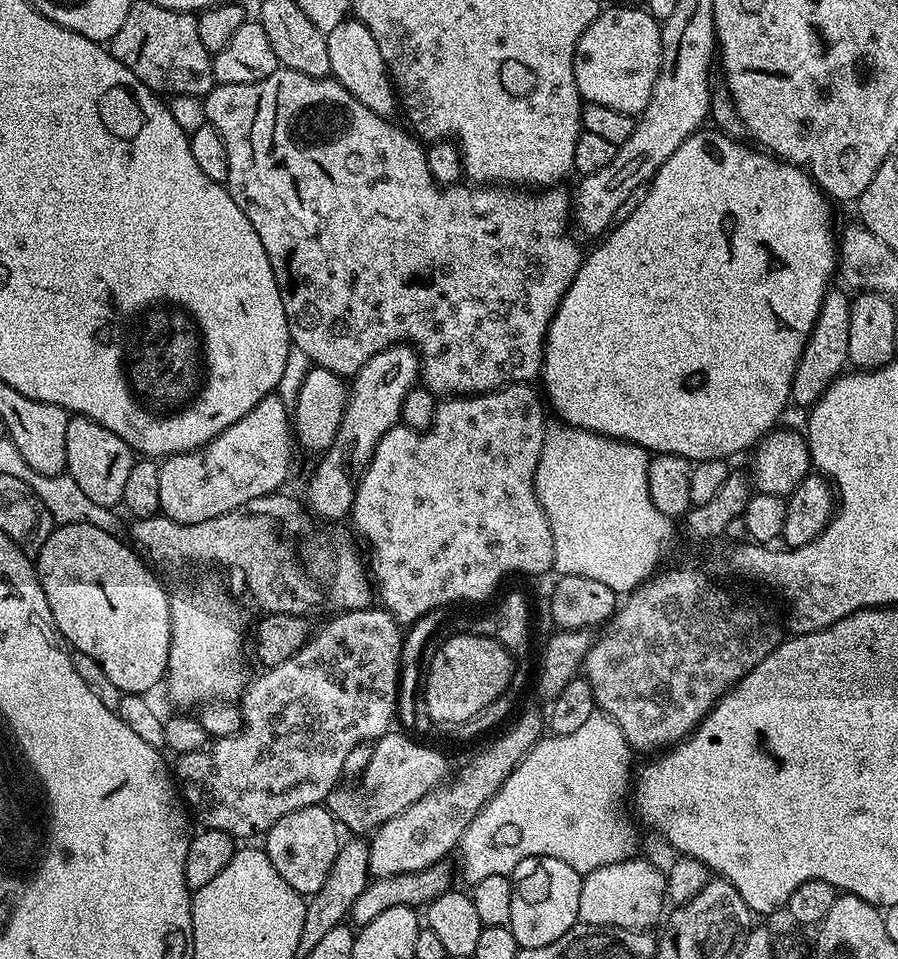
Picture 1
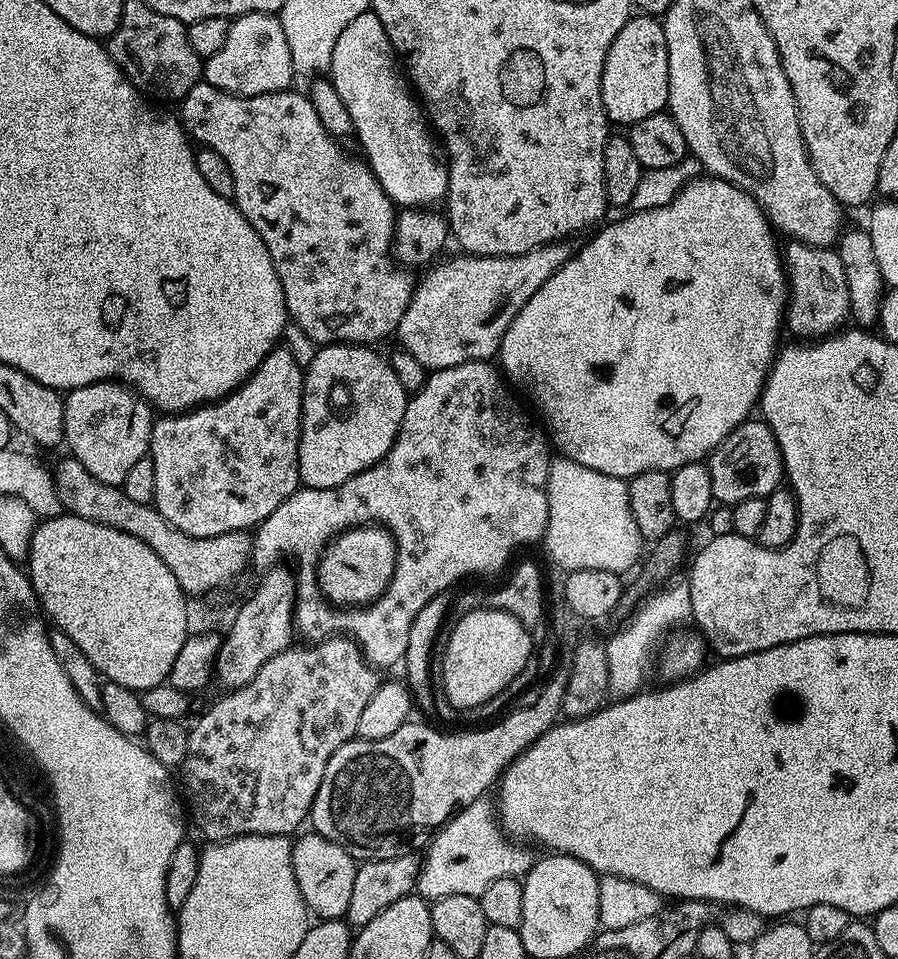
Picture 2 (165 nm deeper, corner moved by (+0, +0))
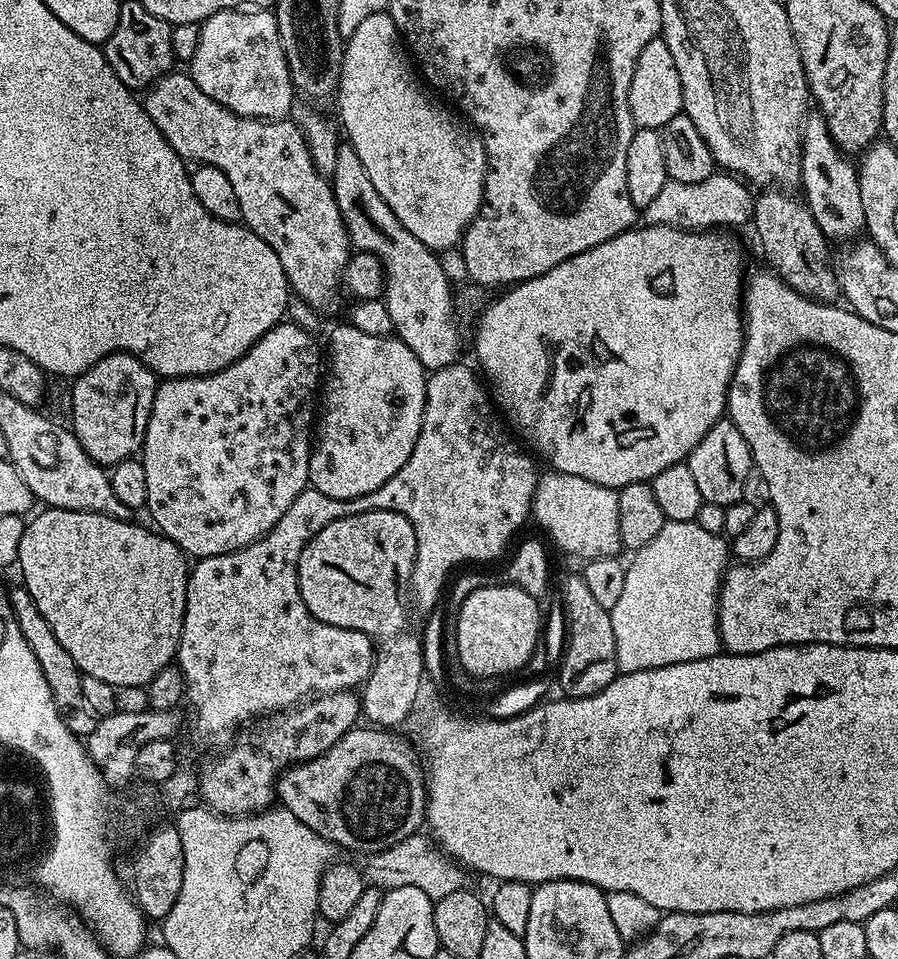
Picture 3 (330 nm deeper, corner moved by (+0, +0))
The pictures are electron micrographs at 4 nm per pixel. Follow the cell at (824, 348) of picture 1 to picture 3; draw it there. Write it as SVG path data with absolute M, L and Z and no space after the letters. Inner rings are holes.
M764 190L755 197L753 218L756 236L764 247L767 267L782 277L798 294L821 304L831 304L841 295L833 261L828 261L830 242L822 234L814 214L810 214L803 199L787 196L784 190Z

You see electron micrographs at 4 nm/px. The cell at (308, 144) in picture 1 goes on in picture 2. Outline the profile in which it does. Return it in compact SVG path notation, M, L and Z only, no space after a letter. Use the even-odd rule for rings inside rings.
M203 82L196 84L179 101L178 119L184 125L185 132L197 145L214 150L226 158L226 166L230 166L230 174L234 174L234 190L232 196L234 203L240 212L254 226L254 230L262 238L266 250L270 254L270 262L274 262L274 270L280 279L280 285L284 291L284 301L288 307L288 314L291 323L297 324L304 330L308 337L317 344L362 344L365 346L375 345L375 340L384 340L391 337L396 331L398 322L406 310L408 301L412 299L414 291L414 276L411 271L405 270L397 265L392 257L392 228L396 224L398 215L392 200L382 190L378 178L372 173L363 159L355 160L352 156L347 156L339 148L337 137L330 135L322 126L318 114L314 110L311 99L304 96L297 90L285 90L282 92L271 92L270 94L258 94L257 96L235 96L229 92L218 90L214 86Z

